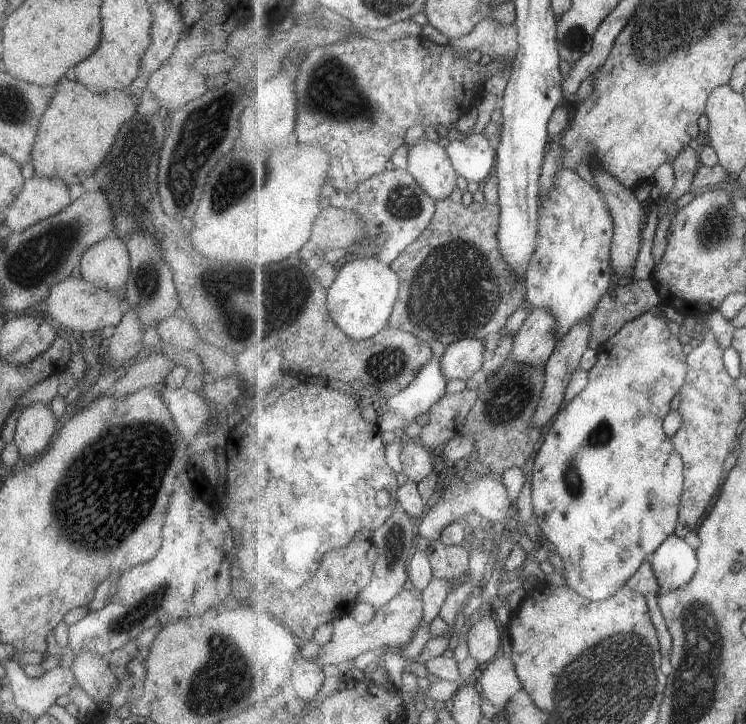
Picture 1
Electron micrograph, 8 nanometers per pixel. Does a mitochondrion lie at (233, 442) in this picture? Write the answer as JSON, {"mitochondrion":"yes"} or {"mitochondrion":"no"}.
{"mitochondrion":"no"}

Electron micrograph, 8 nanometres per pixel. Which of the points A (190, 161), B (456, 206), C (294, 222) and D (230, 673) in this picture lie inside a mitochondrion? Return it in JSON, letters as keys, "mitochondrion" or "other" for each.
{"A":"mitochondrion","B":"other","C":"other","D":"mitochondrion"}

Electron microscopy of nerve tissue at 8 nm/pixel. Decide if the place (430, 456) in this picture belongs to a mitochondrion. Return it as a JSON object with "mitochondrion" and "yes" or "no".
{"mitochondrion":"no"}

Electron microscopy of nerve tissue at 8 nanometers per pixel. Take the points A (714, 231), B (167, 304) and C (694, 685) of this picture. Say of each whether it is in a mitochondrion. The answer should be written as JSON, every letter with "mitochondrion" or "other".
{"A":"mitochondrion","B":"other","C":"mitochondrion"}

